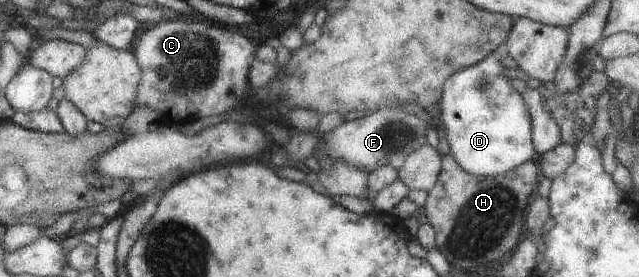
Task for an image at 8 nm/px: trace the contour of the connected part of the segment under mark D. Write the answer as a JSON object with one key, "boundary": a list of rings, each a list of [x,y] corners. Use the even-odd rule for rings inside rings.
{"boundary":[[[499,45],[477,63],[452,73],[439,96],[439,120],[443,126],[448,152],[459,167],[476,176],[492,176],[514,168],[533,155],[530,140],[532,119],[528,107],[504,76],[506,68],[499,58],[505,54]]]}

